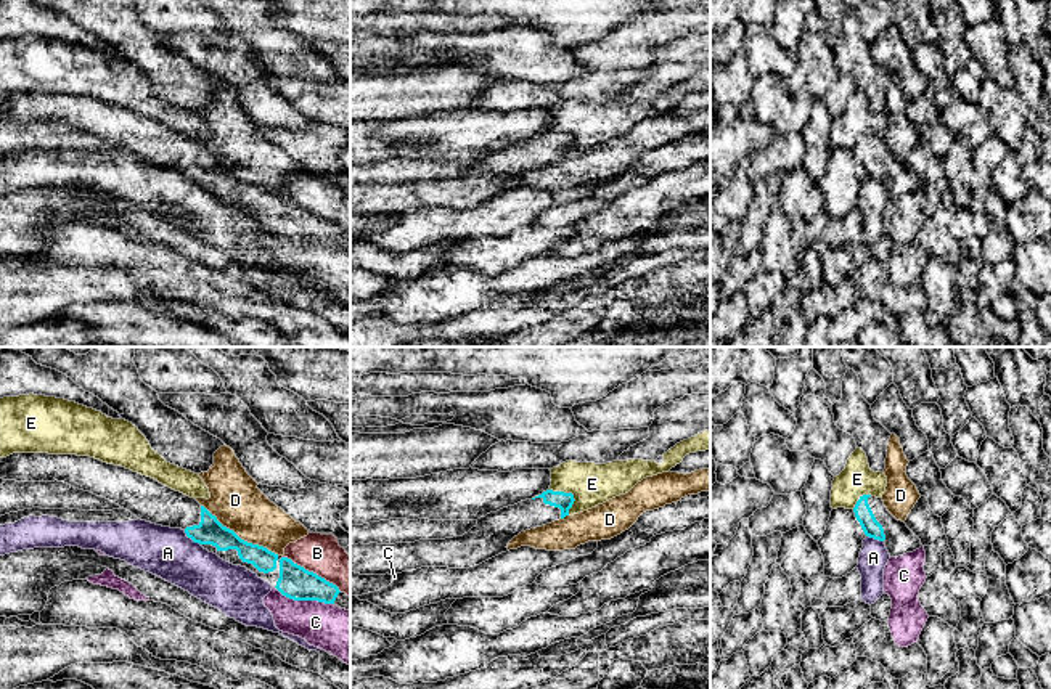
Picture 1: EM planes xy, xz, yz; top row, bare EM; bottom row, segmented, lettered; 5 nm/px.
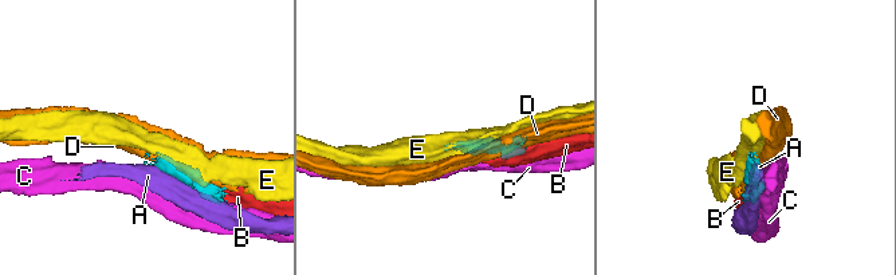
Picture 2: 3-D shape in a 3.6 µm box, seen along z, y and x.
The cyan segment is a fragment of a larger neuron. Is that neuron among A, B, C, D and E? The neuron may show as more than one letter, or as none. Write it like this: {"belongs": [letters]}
{"belongs": []}

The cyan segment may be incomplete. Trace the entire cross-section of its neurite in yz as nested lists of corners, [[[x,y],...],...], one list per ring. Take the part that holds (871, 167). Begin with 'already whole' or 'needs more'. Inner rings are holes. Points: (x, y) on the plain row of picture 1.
needs more; [[[863,135],[853,148],[866,177],[884,181],[890,198],[898,198],[919,190],[921,180],[897,161],[884,146],[882,138]]]

